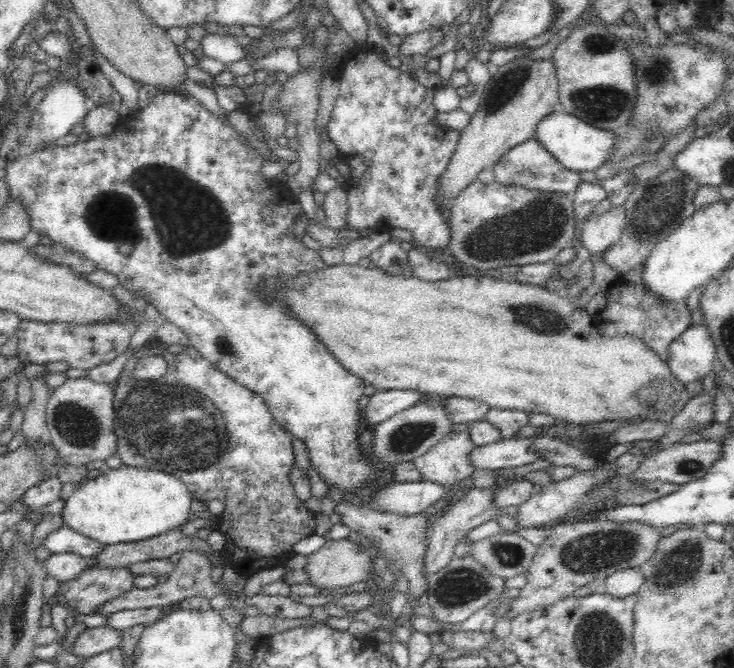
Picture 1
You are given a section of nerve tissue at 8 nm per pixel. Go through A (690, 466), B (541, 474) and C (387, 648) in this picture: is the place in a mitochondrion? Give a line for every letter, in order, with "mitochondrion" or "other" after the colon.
A: mitochondrion
B: other
C: other

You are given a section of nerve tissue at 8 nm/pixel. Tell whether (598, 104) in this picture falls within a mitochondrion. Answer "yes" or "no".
yes

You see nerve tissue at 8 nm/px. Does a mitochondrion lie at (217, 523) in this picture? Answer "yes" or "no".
no

